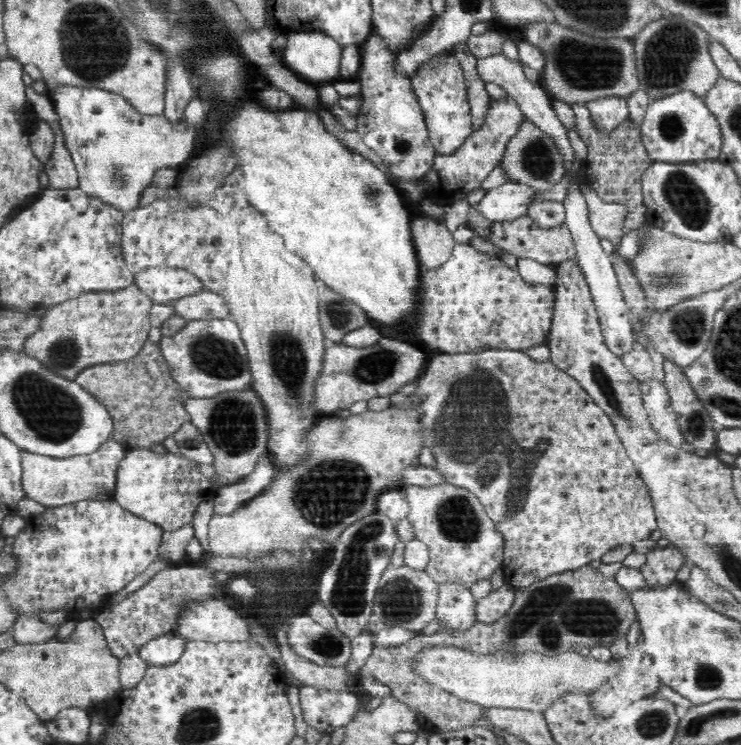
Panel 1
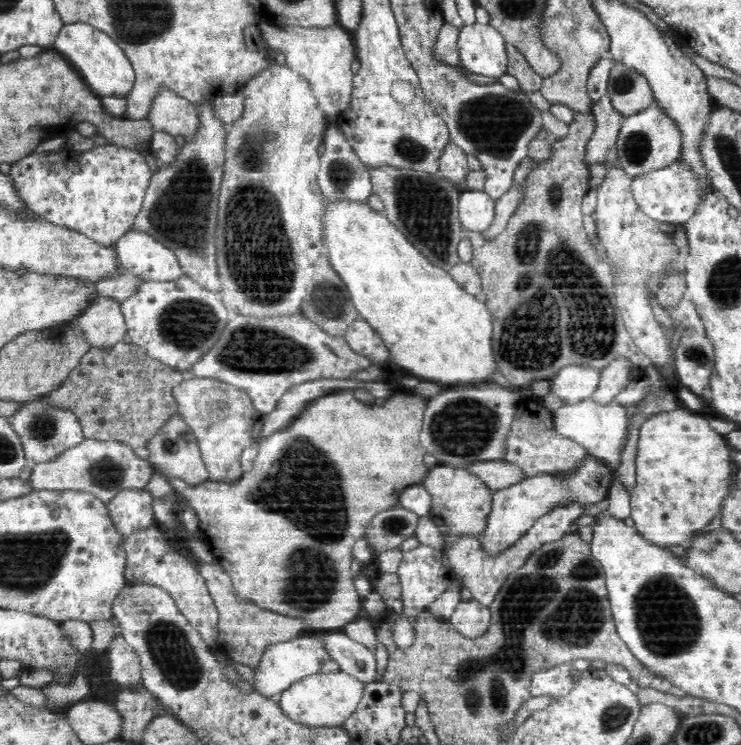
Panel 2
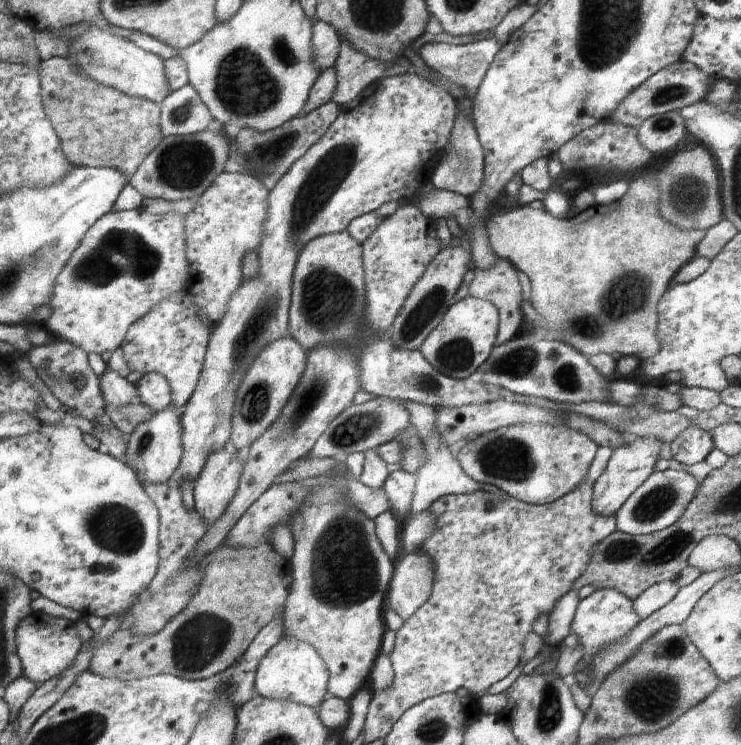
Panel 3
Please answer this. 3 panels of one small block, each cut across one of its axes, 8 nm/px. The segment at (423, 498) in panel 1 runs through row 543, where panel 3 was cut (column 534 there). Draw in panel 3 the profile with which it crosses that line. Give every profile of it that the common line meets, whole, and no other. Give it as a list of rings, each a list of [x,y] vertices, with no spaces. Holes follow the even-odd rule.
[[[534,424],[507,426],[494,432],[473,435],[456,451],[460,468],[479,483],[494,484],[508,496],[535,505],[550,504],[582,484],[598,445],[573,428]]]

